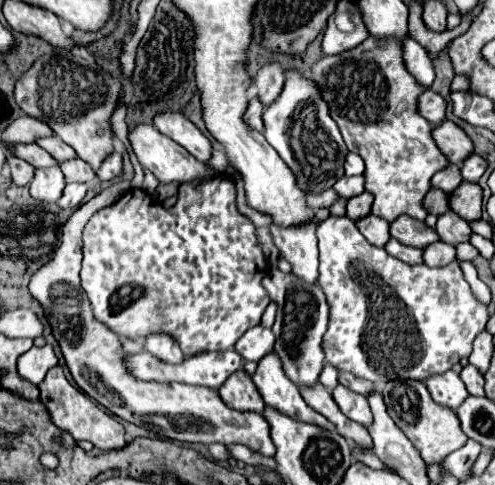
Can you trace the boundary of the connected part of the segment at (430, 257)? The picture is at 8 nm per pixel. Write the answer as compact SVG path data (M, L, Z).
M433 242L423 250L423 262L427 266L445 266L455 260L455 248L445 242Z

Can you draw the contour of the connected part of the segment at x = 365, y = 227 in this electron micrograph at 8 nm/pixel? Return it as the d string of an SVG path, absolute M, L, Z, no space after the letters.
M369 214L369 216L365 216L365 218L359 218L359 220L355 222L355 226L357 226L359 232L361 232L371 244L375 244L375 246L383 246L383 244L389 240L389 234L387 234L389 224L387 224L383 218L377 218L377 216Z

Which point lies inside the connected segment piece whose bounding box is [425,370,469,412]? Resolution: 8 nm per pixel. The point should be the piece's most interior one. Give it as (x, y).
(449, 391)

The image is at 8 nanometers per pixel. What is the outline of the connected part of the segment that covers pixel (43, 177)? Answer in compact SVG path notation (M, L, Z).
M45 168L45 170L35 170L35 178L31 182L31 196L39 202L55 204L65 188L65 178L59 168Z

